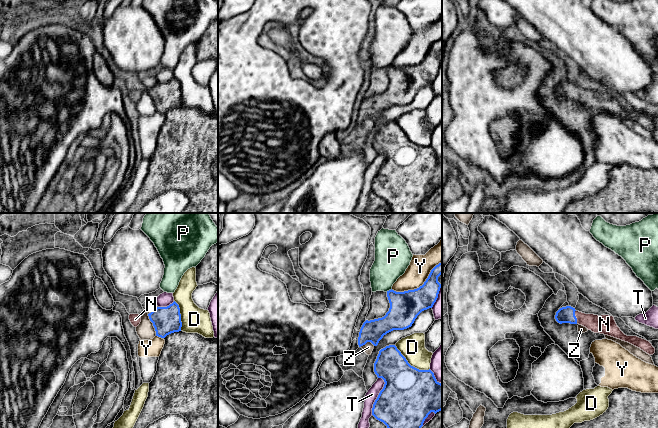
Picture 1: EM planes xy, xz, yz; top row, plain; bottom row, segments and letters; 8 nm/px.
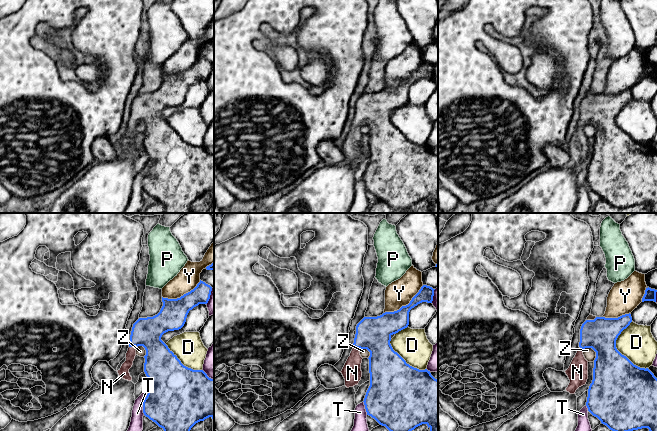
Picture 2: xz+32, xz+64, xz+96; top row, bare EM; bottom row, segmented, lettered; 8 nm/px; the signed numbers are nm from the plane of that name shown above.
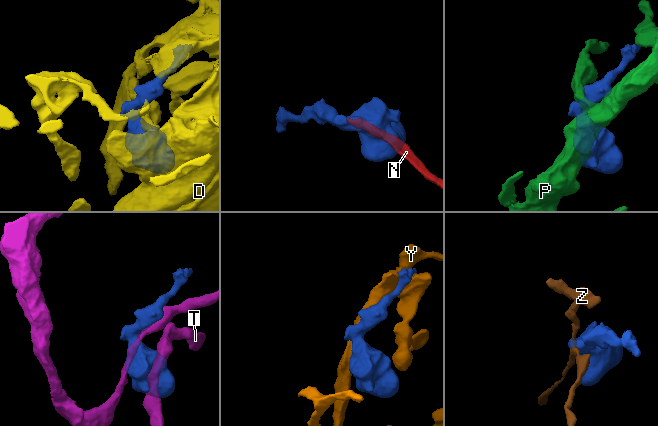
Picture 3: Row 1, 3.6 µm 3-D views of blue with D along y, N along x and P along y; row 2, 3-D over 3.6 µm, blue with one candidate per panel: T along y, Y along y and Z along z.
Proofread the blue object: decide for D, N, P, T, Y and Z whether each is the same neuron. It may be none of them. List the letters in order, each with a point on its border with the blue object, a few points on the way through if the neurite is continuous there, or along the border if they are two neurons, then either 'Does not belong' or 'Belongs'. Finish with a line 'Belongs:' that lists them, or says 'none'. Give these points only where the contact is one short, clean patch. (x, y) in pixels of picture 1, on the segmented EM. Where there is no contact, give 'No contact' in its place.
D: Touches blue at xz (409, 364). Does not belong
N: Touches blue at yz (575, 317). Path across: yz (566, 314), (575, 317), (604, 324). Belongs
P: Touches blue at xz (389, 290). Does not belong
T: Touches blue at xz (378, 396). Does not belong
Y: Touches blue at xz (419, 287). Does not belong
Z: Touches blue at xy (153, 325). Boundary: xy (147, 314), (156, 335). Does not belong
Belongs: N

